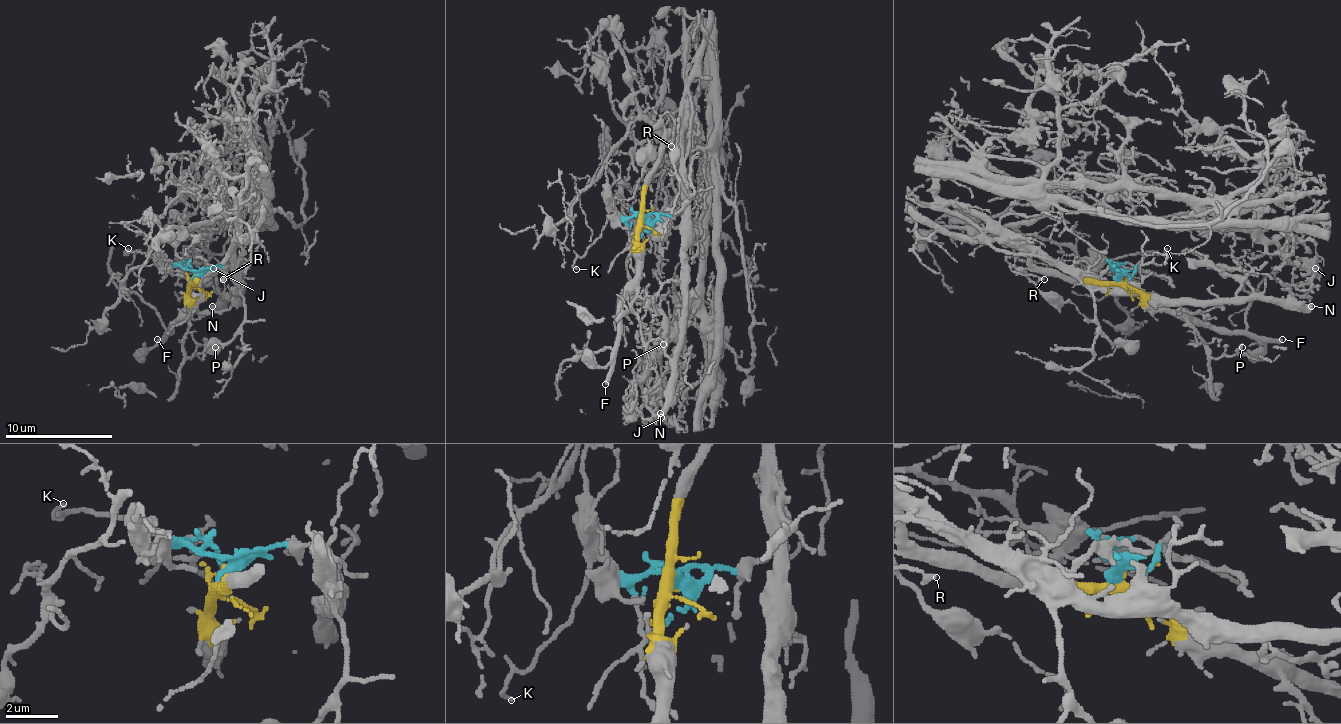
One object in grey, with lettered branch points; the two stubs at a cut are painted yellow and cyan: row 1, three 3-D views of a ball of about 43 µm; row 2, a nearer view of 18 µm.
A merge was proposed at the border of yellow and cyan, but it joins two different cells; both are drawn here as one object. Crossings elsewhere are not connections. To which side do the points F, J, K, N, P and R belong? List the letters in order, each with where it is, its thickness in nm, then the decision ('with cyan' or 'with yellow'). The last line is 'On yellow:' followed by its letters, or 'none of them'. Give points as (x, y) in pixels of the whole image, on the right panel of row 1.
F: place (1282, 339); calibre 320 nm; with yellow
J: place (1315, 268); calibre 260 nm; with cyan
K: place (1167, 248); calibre 160 nm; with cyan
N: place (1311, 306); calibre 460 nm; with cyan
P: place (1242, 347); calibre 100 nm; with yellow
R: place (1044, 279); calibre 190 nm; with yellow
On yellow: F, P, R

